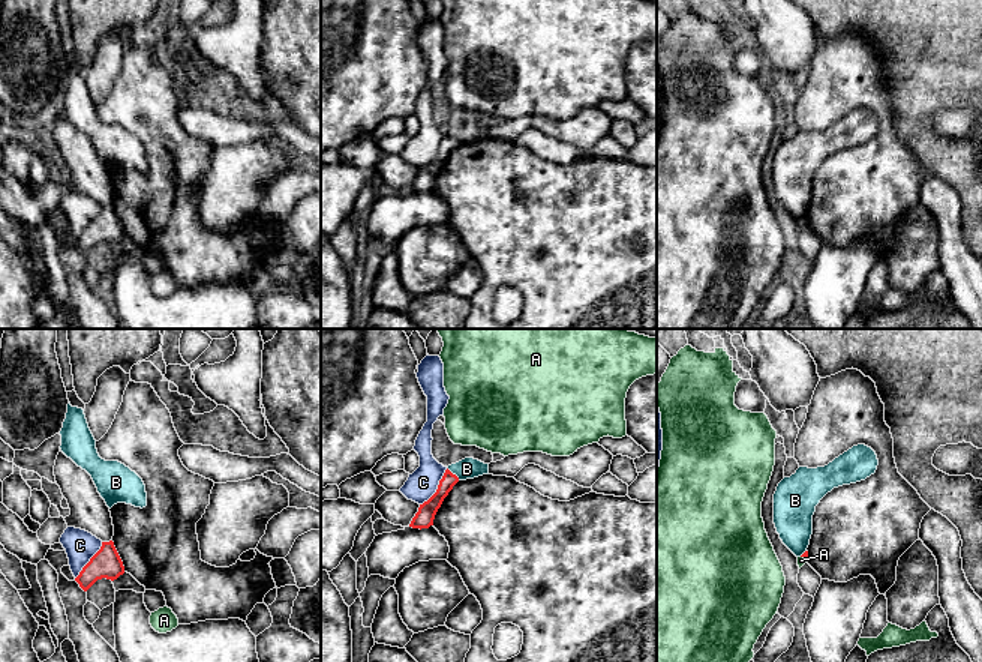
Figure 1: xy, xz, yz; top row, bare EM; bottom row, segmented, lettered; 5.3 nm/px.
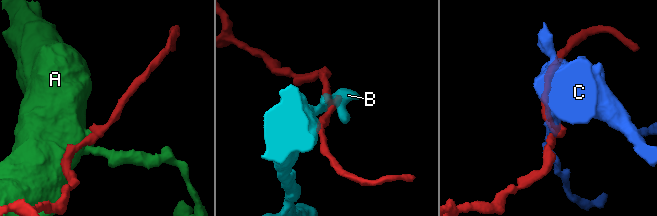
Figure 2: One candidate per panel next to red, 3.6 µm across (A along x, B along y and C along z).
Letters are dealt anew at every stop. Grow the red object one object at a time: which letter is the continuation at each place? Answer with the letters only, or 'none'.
none

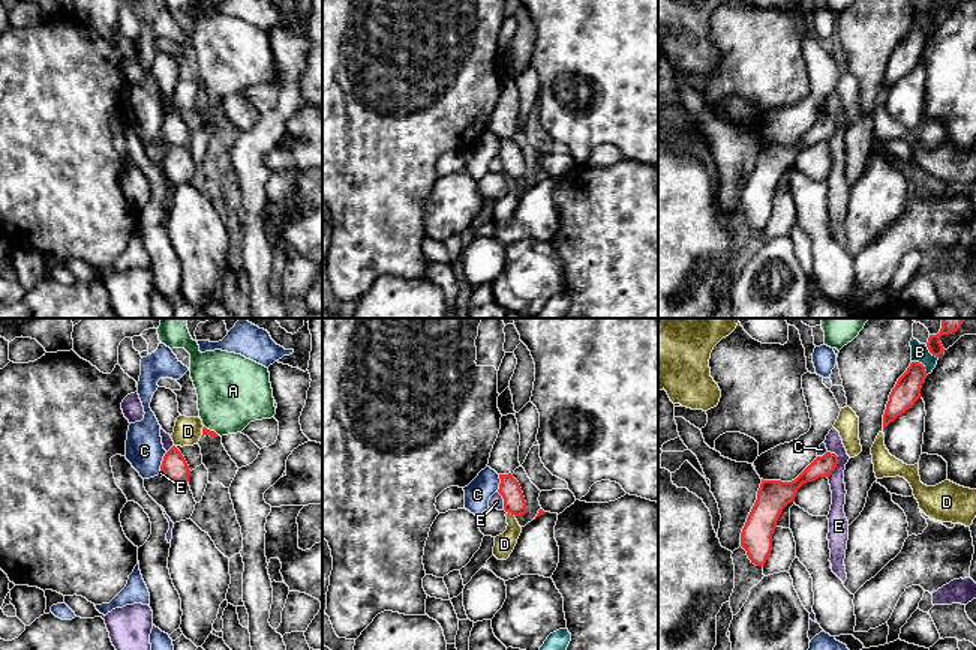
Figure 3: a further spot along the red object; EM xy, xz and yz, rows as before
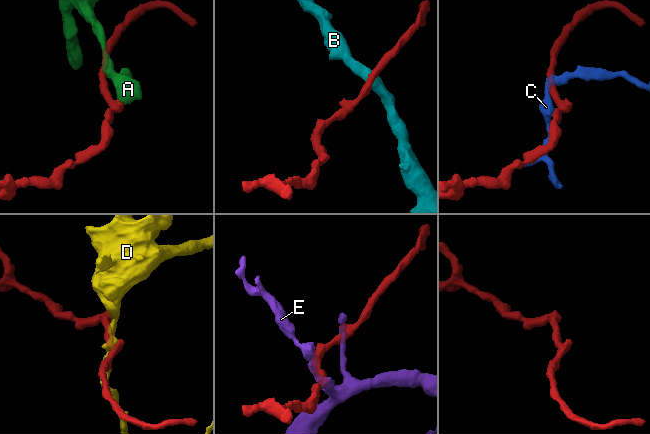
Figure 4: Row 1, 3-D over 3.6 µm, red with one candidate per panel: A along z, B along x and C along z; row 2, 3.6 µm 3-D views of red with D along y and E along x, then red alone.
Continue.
none

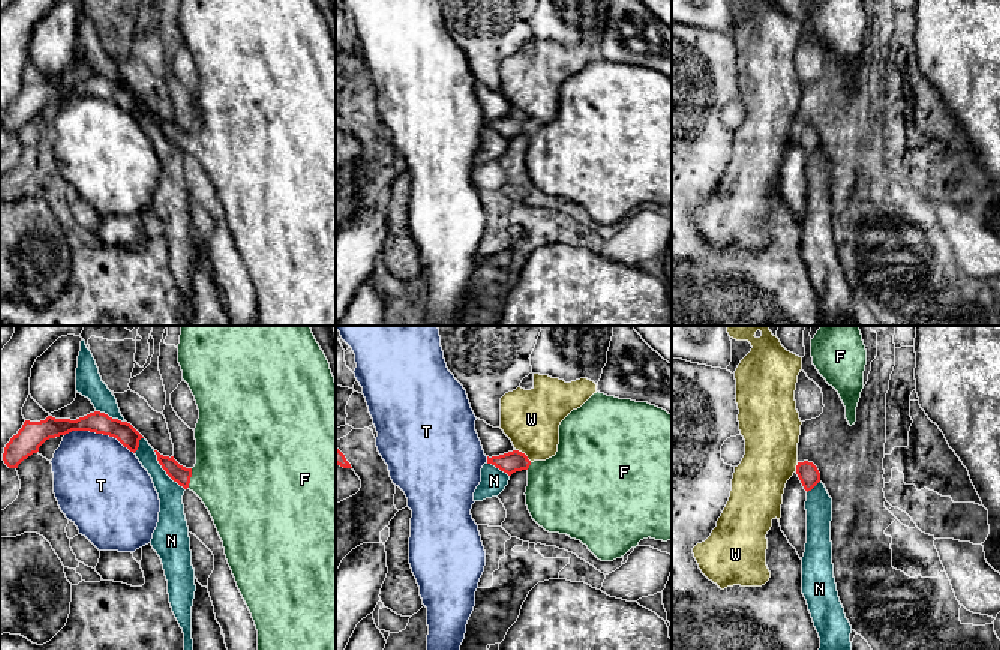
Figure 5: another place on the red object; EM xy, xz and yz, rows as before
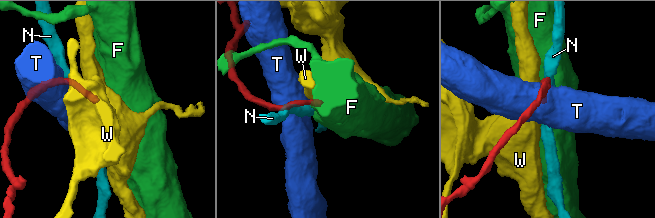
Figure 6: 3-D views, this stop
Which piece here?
F

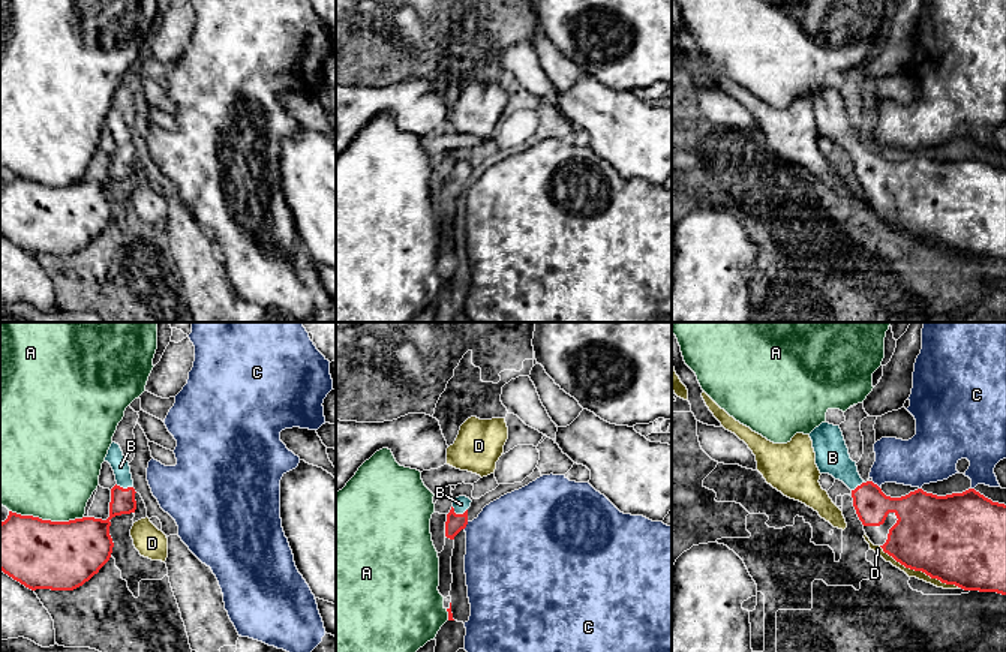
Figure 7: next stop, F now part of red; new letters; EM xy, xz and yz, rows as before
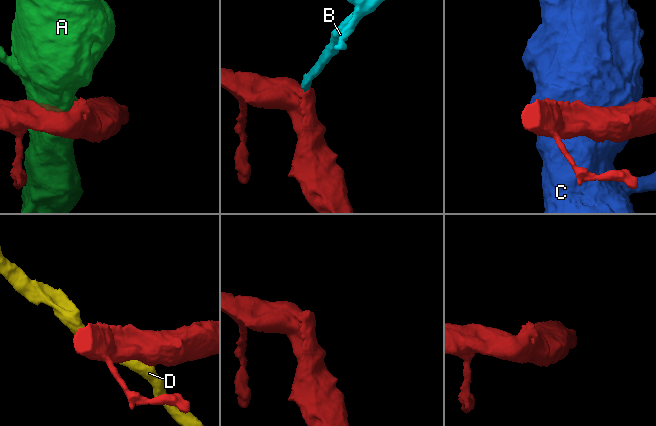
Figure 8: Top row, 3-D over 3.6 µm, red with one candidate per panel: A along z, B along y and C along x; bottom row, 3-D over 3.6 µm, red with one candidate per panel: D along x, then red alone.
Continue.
B

